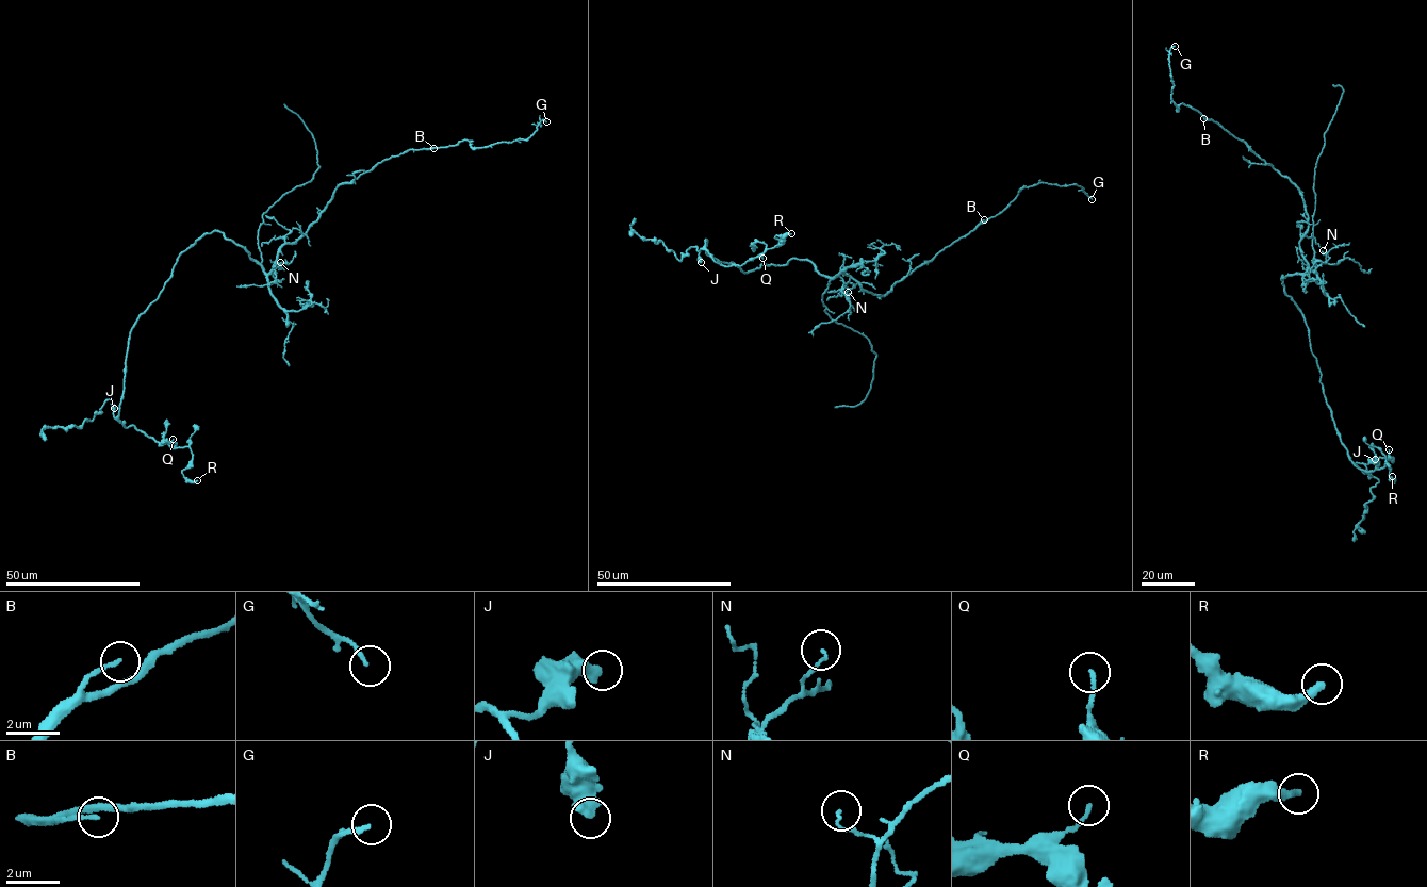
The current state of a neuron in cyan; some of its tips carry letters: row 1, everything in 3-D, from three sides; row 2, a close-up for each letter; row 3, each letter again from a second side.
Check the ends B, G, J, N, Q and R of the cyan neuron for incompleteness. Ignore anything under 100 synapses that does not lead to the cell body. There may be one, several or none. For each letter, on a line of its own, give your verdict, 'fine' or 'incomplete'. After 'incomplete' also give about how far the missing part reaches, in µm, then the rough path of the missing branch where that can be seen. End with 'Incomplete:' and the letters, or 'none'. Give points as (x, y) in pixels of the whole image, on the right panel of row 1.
B: fine
G: fine
J: fine
N: fine
Q: fine
R: fine
Incomplete: none

